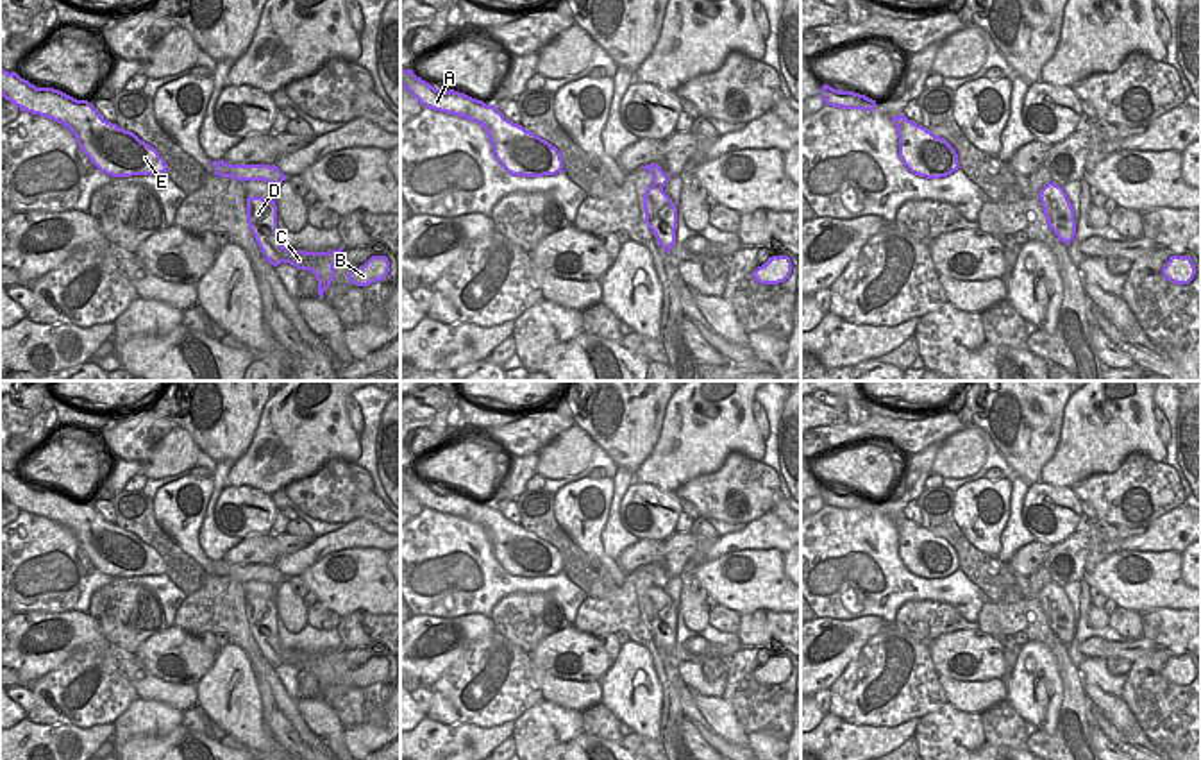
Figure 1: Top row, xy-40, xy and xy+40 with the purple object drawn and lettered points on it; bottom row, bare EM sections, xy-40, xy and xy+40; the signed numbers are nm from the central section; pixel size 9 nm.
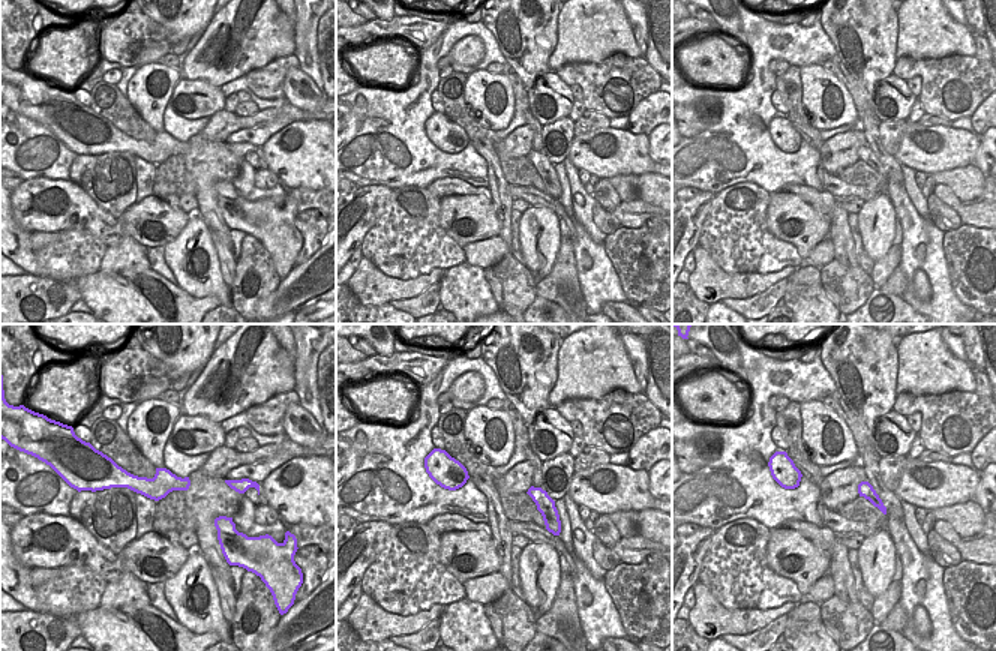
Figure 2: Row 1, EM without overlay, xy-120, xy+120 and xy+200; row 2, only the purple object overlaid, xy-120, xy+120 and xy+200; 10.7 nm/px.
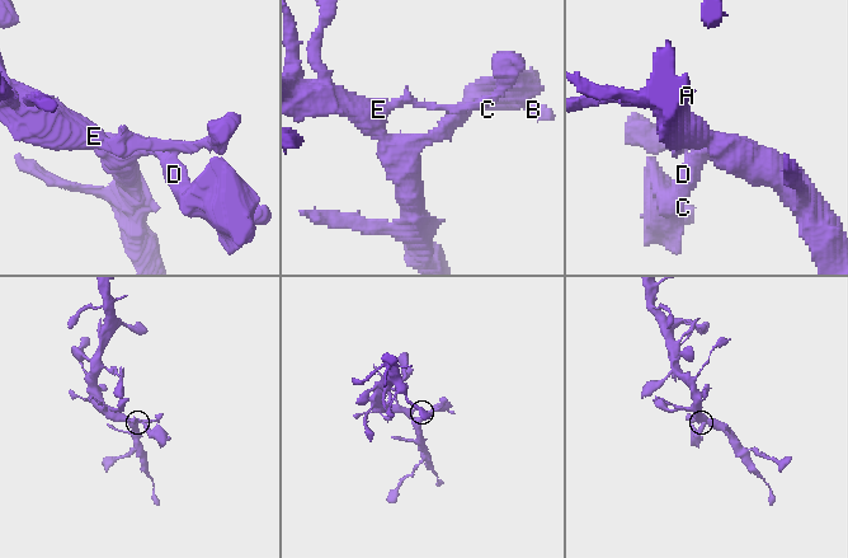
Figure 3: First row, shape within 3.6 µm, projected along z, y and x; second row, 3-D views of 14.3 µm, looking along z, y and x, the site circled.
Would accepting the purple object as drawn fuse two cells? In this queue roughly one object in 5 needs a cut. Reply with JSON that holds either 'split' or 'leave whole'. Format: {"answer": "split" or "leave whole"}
{"answer": "leave whole"}

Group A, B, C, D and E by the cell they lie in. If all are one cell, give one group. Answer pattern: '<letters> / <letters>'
A B C D E

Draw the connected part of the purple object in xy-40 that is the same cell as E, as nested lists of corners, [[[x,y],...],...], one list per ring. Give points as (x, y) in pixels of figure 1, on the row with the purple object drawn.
[[[2,66],[0,95],[20,111],[46,116],[68,127],[77,138],[79,148],[107,175],[161,175],[168,170],[154,147],[134,132],[104,120],[88,100],[77,100],[54,88],[36,88]]]

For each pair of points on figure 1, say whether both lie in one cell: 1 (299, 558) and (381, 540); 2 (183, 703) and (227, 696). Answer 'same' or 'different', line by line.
1: same
2: different

